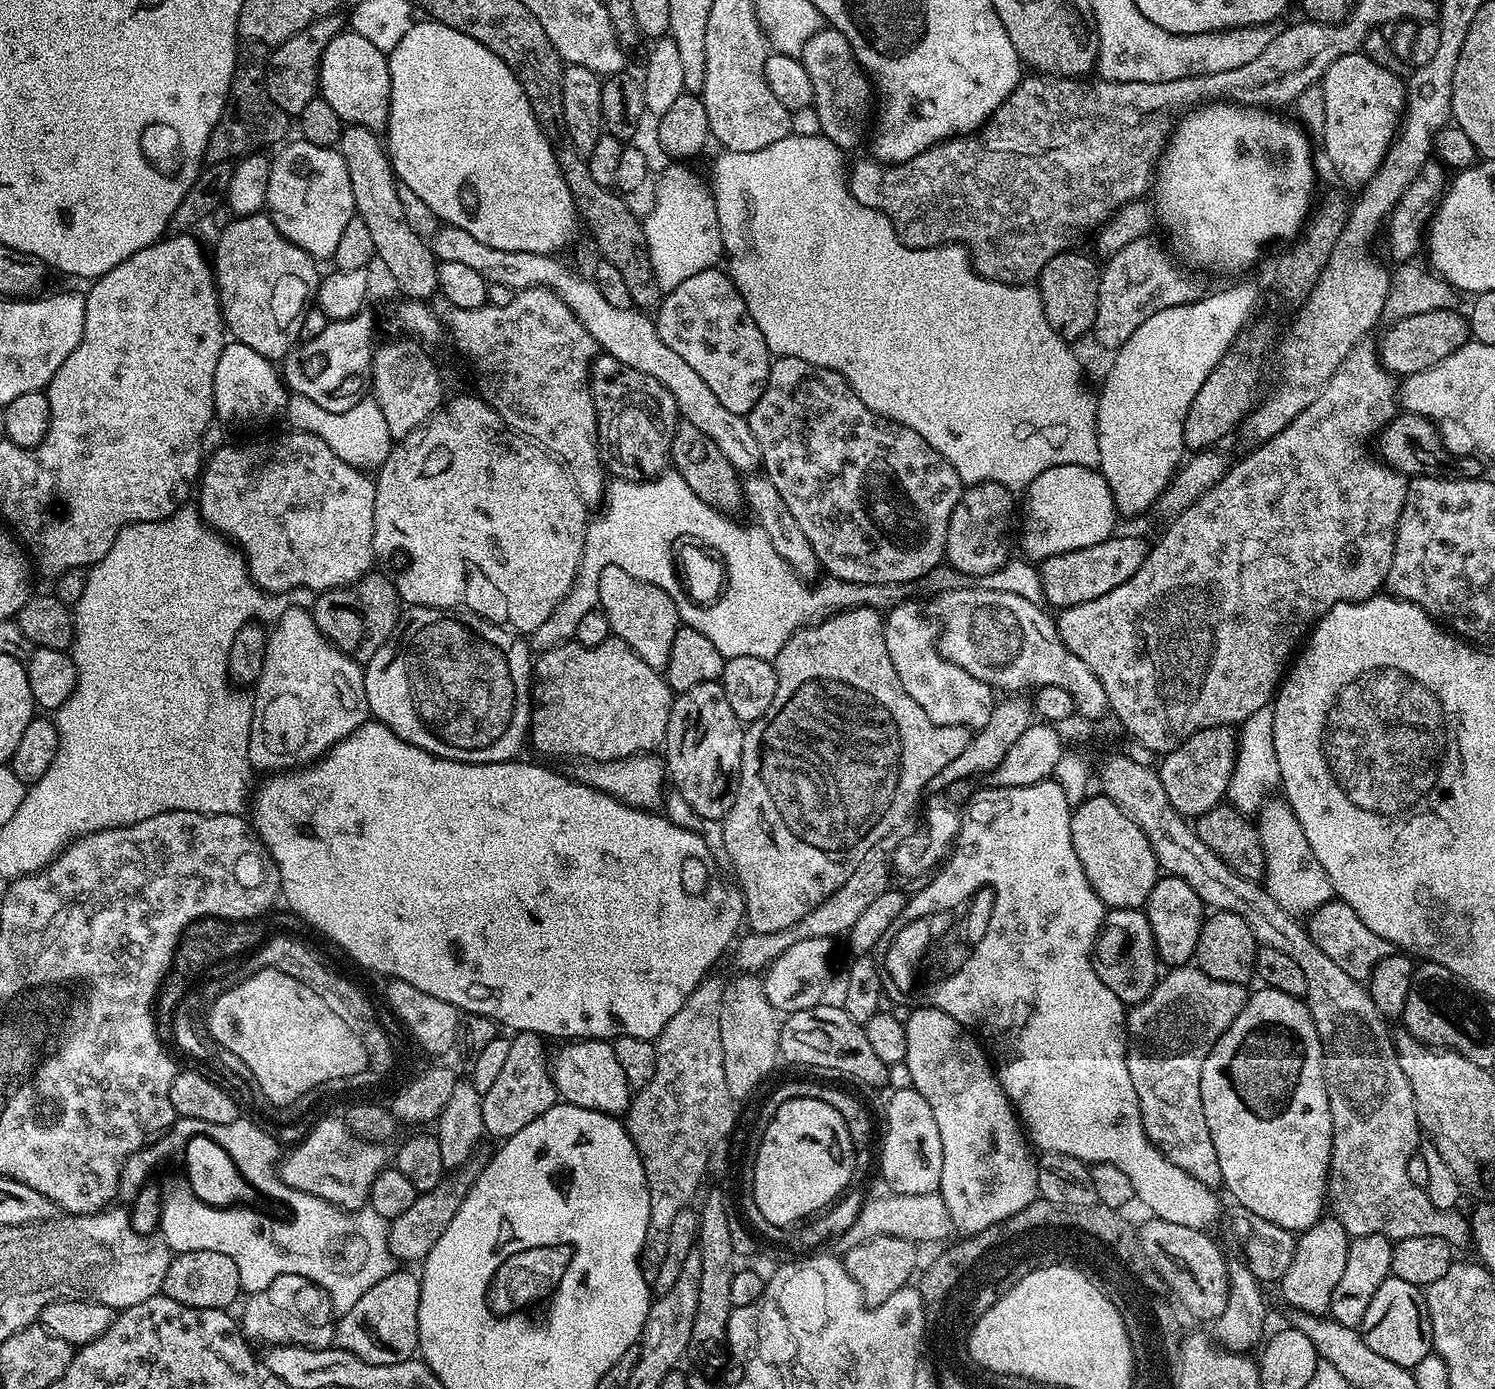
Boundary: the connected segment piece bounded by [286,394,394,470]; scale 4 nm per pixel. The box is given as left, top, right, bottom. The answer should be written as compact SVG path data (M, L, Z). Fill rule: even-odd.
M292 394L288 398L287 416L292 423L289 425L295 431L309 432L322 438L322 442L326 442L326 446L330 446L330 450L334 450L334 454L342 458L342 462L350 462L350 466L355 468L378 470L392 452L394 441L390 430L386 430L386 418L382 415L382 410L375 398L360 400L345 412L331 412L318 406L318 402L310 402L310 398Z

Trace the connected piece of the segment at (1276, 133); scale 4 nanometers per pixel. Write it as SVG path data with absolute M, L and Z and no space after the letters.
M1208 102L1191 112L1183 113L1175 121L1172 135L1168 138L1168 145L1164 147L1164 154L1160 157L1158 167L1154 172L1154 192L1156 188L1155 207L1158 209L1158 220L1164 223L1166 231L1172 235L1176 243L1175 251L1179 253L1189 265L1200 268L1213 268L1216 272L1240 272L1248 268L1260 256L1260 251L1271 240L1280 240L1283 236L1295 237L1304 228L1310 213L1314 208L1312 191L1316 188L1316 168L1312 165L1312 144L1309 133L1295 119L1280 116L1279 111L1269 110L1263 106L1245 106L1231 102Z

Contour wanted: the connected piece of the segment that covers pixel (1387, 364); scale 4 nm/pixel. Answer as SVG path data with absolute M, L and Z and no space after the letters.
M1451 307L1435 308L1422 314L1413 316L1402 316L1395 321L1393 328L1384 332L1384 337L1378 340L1378 355L1380 363L1389 372L1397 377L1403 378L1413 376L1438 362L1442 358L1448 358L1454 354L1454 350L1461 348L1463 344L1469 343L1470 333L1467 319L1460 316Z

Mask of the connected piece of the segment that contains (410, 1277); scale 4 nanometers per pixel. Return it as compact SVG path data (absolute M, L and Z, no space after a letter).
M394 1270L382 1282L370 1286L350 1310L339 1313L336 1320L335 1347L345 1348L350 1354L368 1364L406 1362L417 1355L420 1346L418 1334L418 1298L420 1278L415 1271Z

